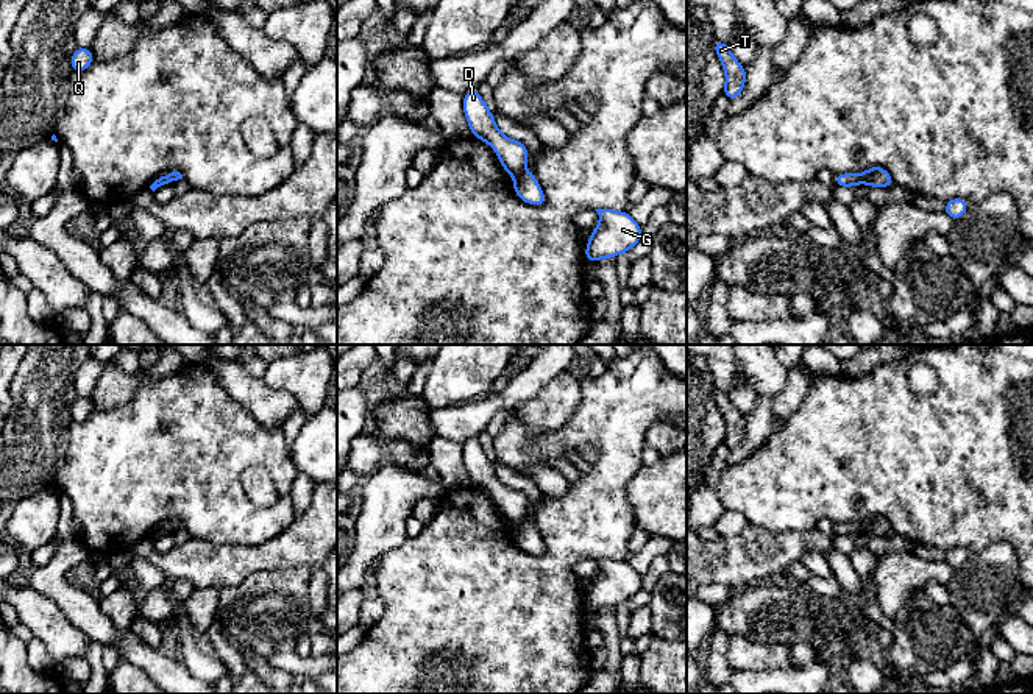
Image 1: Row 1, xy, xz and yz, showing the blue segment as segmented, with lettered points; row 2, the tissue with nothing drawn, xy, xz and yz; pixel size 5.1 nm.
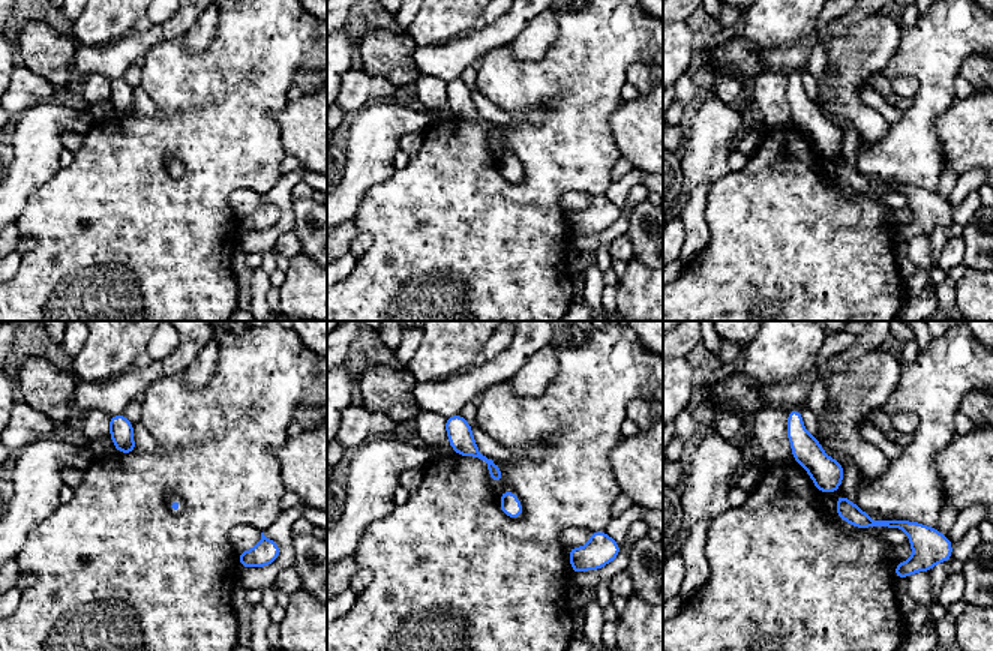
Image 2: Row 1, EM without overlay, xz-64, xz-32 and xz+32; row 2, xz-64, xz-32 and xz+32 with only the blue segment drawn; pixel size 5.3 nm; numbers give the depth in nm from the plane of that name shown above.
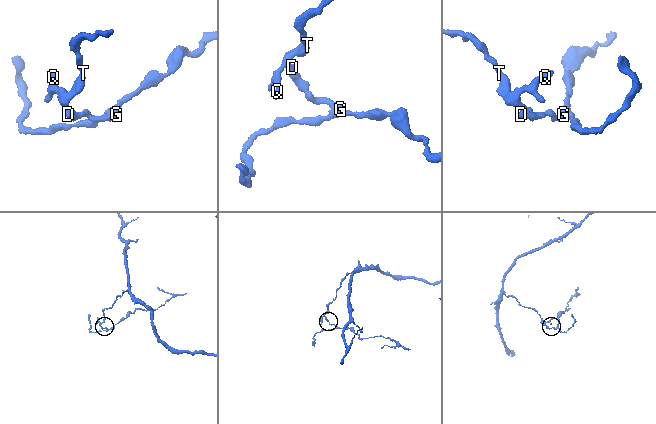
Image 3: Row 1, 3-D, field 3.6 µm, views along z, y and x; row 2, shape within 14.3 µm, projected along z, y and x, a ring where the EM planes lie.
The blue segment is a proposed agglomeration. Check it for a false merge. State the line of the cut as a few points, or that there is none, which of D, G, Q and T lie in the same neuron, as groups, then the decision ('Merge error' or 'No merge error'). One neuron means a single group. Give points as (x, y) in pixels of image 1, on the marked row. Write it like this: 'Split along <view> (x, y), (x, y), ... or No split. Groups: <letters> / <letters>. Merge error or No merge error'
Split along xz (525, 169), (512, 175). Groups: D Q T / G. Merge error

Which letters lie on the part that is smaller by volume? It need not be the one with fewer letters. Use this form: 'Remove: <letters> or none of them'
Remove: G

